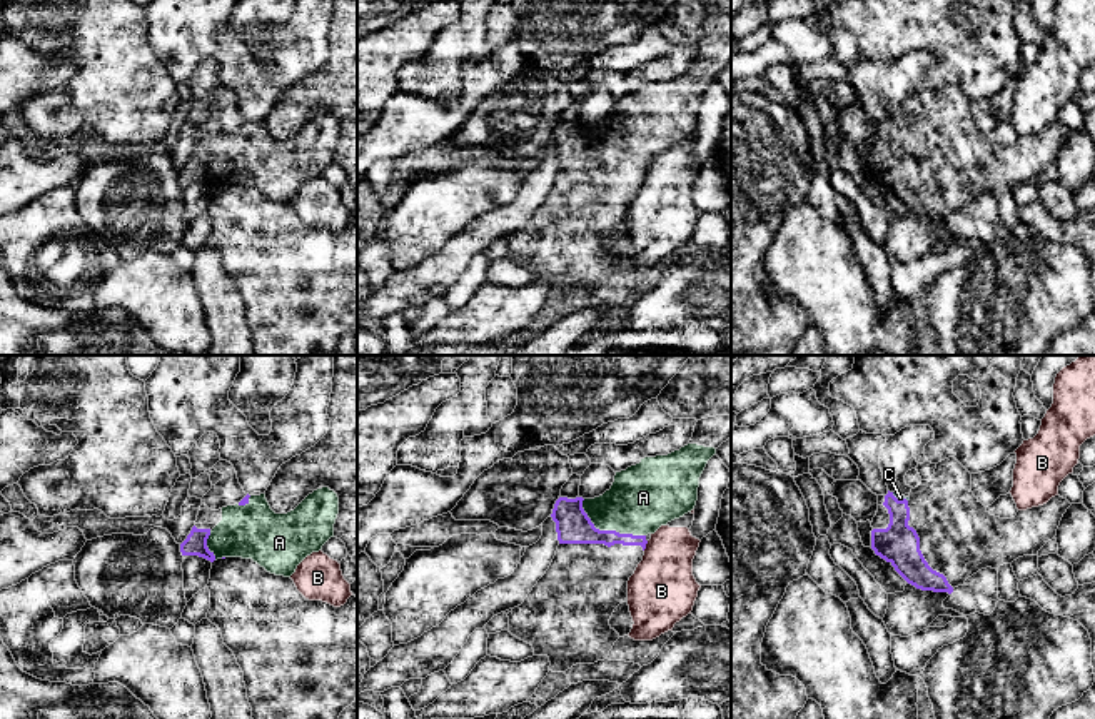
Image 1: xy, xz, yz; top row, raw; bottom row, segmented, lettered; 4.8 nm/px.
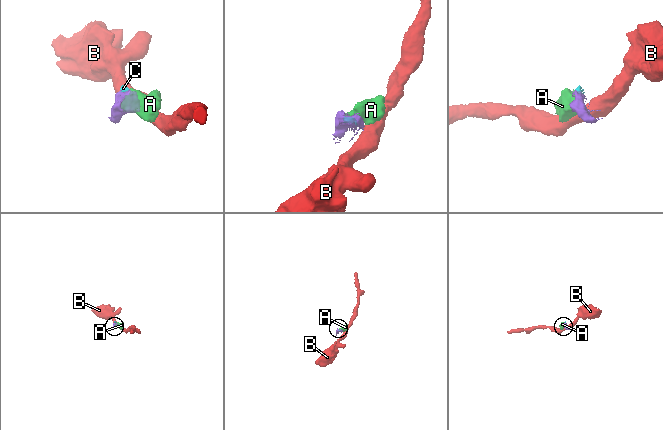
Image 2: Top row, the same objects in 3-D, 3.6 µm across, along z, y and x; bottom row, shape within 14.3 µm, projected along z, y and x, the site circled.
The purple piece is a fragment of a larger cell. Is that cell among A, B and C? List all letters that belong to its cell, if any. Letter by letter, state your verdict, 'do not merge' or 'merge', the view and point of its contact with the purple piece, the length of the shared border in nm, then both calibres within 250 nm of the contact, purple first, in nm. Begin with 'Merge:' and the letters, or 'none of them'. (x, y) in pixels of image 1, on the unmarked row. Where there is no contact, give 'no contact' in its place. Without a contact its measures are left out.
Merge: A, C
A: merge | xz (608, 157) | 360 nm | 170/320 nm
B: do not merge | xz (645, 172) | 50 nm | 80/320 nm
C: merge | yz (900, 127) | 90 nm | 190/30 nm

